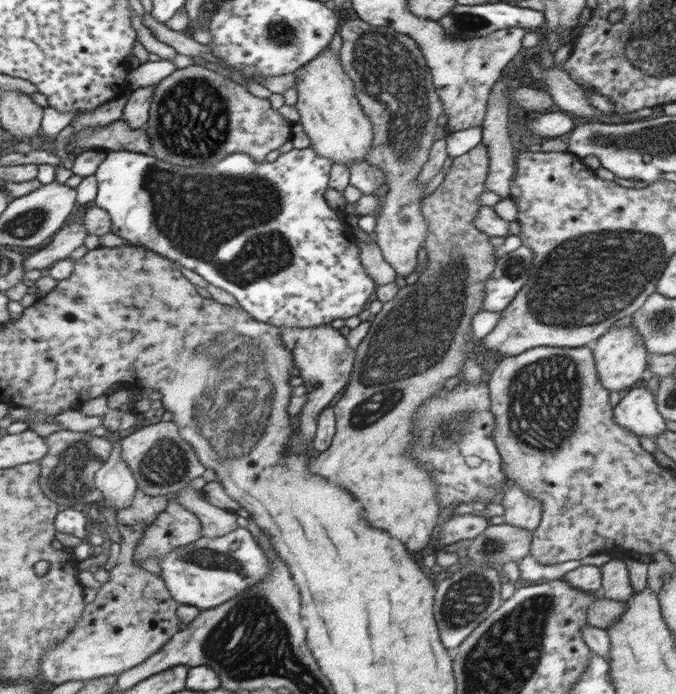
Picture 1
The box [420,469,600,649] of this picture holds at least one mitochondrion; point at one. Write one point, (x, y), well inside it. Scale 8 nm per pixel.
(463, 602)

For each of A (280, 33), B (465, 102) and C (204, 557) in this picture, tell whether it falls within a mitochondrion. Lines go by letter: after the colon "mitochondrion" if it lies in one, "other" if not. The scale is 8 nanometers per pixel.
A: mitochondrion
B: other
C: mitochondrion

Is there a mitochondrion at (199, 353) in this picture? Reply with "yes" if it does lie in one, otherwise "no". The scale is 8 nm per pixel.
yes

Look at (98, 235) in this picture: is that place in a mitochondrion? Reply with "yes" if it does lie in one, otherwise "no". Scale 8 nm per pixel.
no

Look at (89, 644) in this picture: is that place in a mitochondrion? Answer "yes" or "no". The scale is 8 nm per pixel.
no

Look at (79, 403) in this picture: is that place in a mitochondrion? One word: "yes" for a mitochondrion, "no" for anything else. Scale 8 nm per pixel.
no

